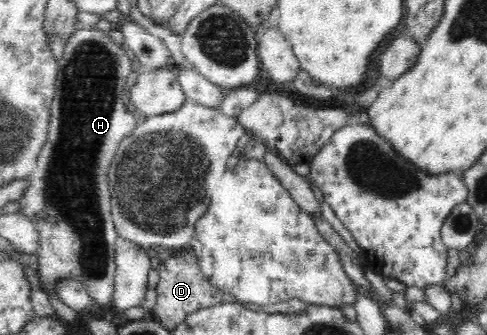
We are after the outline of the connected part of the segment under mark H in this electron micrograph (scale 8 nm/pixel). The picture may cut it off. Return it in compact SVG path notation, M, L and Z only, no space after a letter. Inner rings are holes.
M78 27L66 40L64 56L58 60L58 82L51 104L47 141L37 156L36 170L28 176L28 188L19 200L19 212L32 220L40 238L38 278L46 294L56 292L56 282L74 279L83 285L96 305L113 300L117 234L111 212L108 167L123 138L130 136L138 122L126 110L126 78L134 64L128 50L116 45L104 31Z

